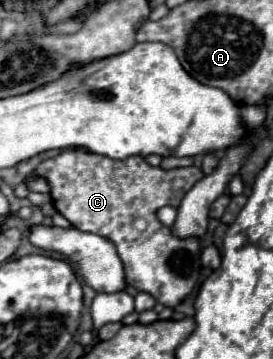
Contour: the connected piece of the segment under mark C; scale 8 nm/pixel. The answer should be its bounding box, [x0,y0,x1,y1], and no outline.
[35,149,201,307]

